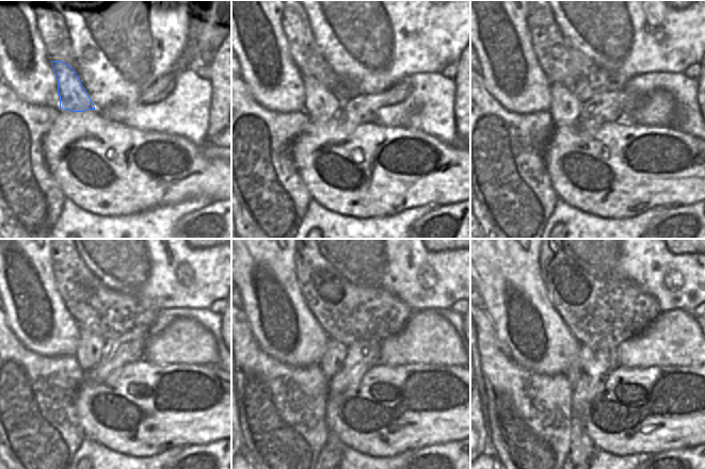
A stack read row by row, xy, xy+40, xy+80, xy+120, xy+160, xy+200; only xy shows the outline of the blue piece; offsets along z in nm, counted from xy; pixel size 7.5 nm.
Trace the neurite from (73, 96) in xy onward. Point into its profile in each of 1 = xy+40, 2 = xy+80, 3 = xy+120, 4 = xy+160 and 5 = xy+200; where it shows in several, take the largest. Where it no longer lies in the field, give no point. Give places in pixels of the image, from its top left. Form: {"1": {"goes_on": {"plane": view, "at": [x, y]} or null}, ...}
{"1": {"goes_on": {"plane": "xy+40", "at": [321, 106]}}, "2": {"goes_on": {"plane": "xy+80", "at": [565, 109]}}, "3": {"goes_on": {"plane": "xy+120", "at": [89, 353]}}, "4": {"goes_on": {"plane": "xy+160", "at": [332, 362]}}, "5": {"goes_on": {"plane": "xy+200", "at": [574, 374]}}}

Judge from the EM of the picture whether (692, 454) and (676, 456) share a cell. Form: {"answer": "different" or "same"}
{"answer": "same"}

